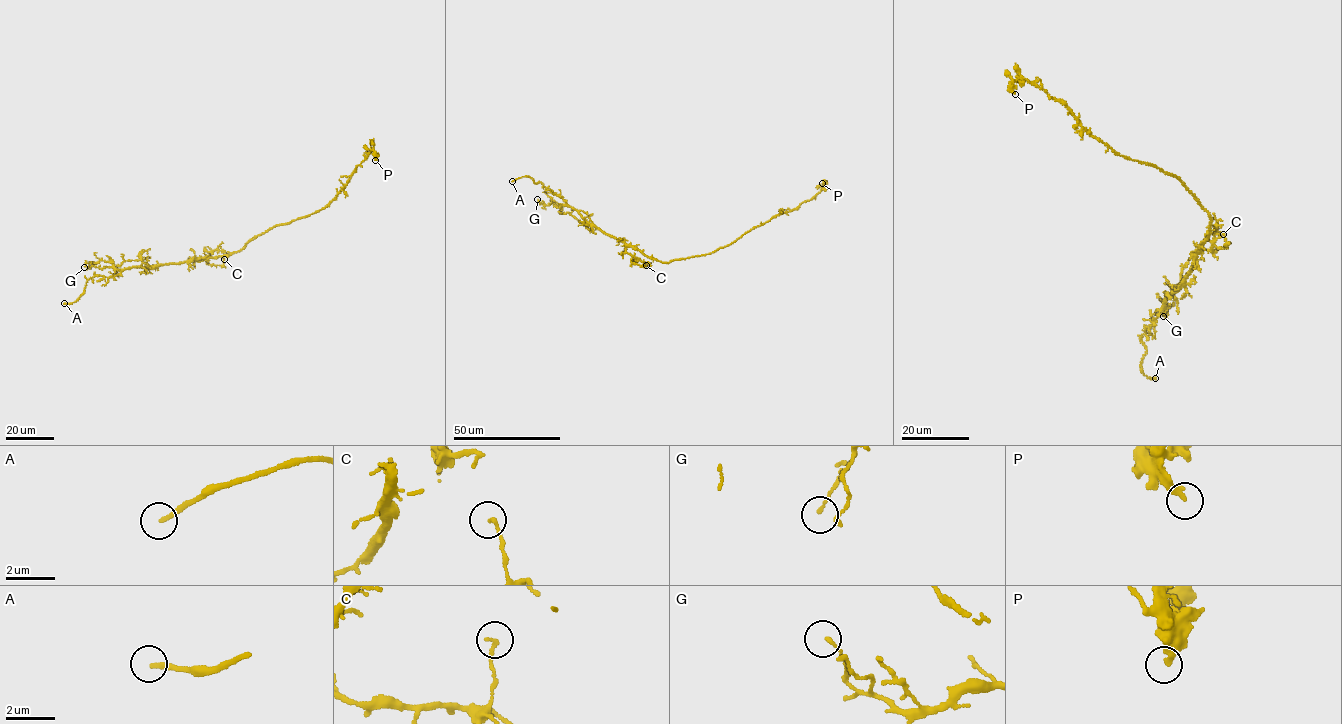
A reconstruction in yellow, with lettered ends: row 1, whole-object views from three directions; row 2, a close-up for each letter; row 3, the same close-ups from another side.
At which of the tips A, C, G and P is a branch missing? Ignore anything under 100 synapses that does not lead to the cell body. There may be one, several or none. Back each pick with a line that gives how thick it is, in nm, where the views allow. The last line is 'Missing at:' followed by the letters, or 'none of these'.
A: calibre 190 nm
Missing at: A

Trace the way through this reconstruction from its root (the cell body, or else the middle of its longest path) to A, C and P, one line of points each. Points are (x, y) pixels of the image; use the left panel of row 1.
A: (245, 247), (215, 257), (134, 266), (109, 277), (96, 275), (87, 281), (84, 293), (78, 299), (64, 303)
C: (245, 247), (227, 255), (195, 258), (205, 259), (209, 265), (220, 265), (224, 259)
P: (245, 247), (276, 225), (313, 214), (328, 205), (370, 149), (375, 160)

